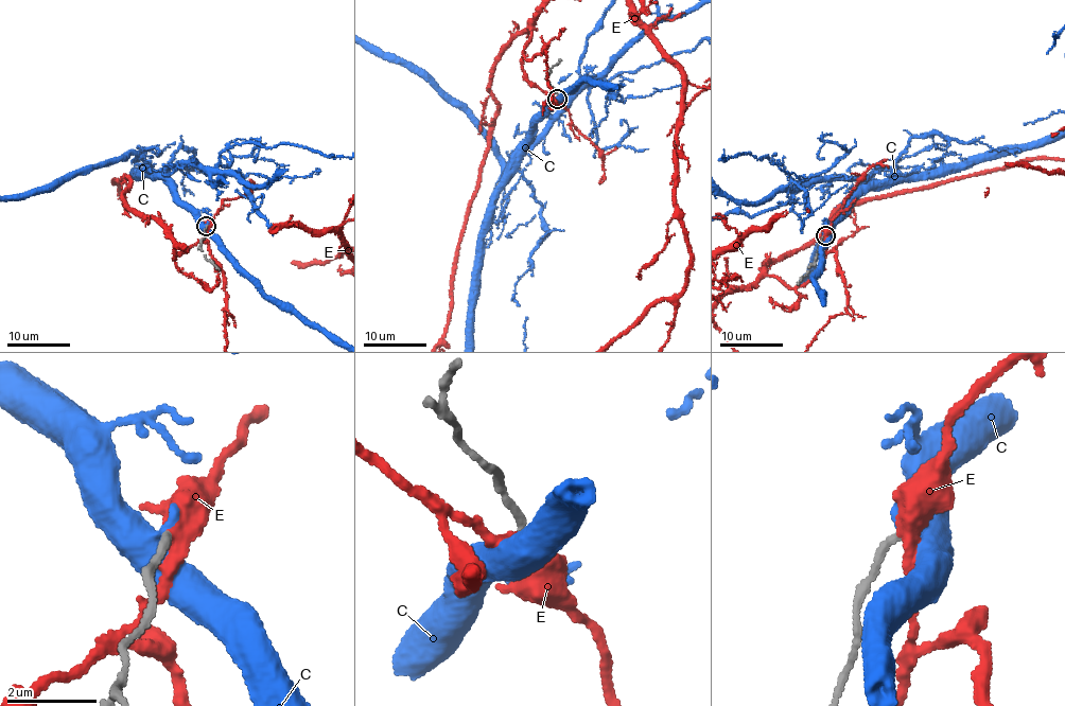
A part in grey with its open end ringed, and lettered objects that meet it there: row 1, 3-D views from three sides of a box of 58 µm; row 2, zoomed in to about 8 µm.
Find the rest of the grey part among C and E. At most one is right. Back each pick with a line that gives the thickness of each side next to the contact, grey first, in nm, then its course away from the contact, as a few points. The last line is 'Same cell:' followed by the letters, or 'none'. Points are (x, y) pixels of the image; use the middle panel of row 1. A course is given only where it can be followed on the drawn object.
Same cell: none

